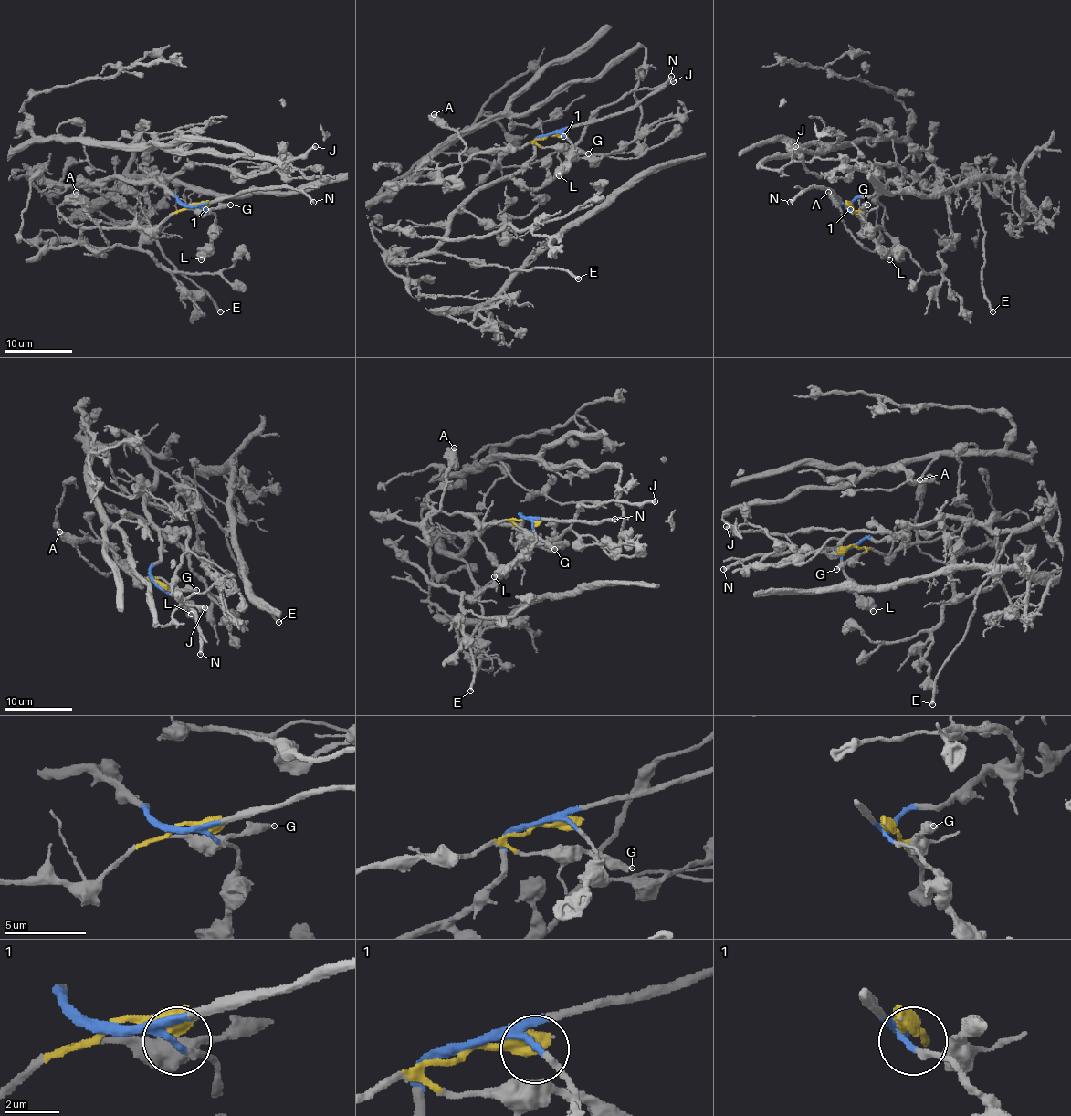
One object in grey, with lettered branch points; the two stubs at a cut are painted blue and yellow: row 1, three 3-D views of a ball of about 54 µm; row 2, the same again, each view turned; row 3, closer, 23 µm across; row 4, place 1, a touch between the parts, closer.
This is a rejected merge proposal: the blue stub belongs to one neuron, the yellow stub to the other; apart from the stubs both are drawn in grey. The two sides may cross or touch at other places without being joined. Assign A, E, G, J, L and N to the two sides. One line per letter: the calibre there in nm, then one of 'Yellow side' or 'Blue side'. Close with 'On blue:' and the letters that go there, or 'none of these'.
A: Thickness 460 nm. Yellow side
E: Thickness 240 nm. Blue side
G: Thickness 340 nm. Yellow side
J: Thickness 280 nm. Blue side
L: Thickness 550 nm. Blue side
N: Thickness 260 nm. Blue side
On blue: E, J, L, N

